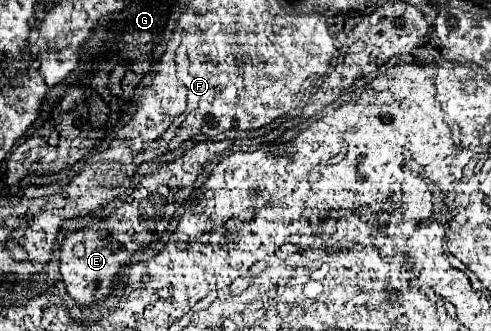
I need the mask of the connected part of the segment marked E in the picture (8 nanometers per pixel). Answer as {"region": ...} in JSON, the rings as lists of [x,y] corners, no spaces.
{"region":[[[224,140],[196,142],[178,160],[160,164],[156,172],[146,174],[140,180],[140,184],[132,190],[132,194],[124,198],[122,204],[110,216],[92,218],[88,226],[68,232],[58,248],[60,273],[68,294],[80,306],[88,306],[90,302],[96,302],[102,296],[106,296],[116,282],[114,276],[120,274],[120,266],[130,262],[130,254],[140,246],[160,240],[160,234],[168,226],[168,220],[174,216],[176,206],[182,204],[188,198],[190,190],[194,188],[196,176],[202,172],[202,166],[226,148],[228,146],[224,144]]]}

